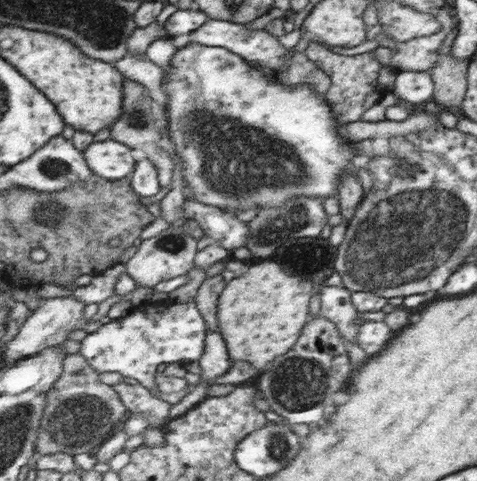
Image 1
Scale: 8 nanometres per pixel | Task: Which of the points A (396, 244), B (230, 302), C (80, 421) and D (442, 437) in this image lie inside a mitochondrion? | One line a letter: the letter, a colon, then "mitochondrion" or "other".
A: mitochondrion
B: other
C: mitochondrion
D: other

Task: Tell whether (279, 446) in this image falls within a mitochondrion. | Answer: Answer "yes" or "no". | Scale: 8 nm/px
yes

